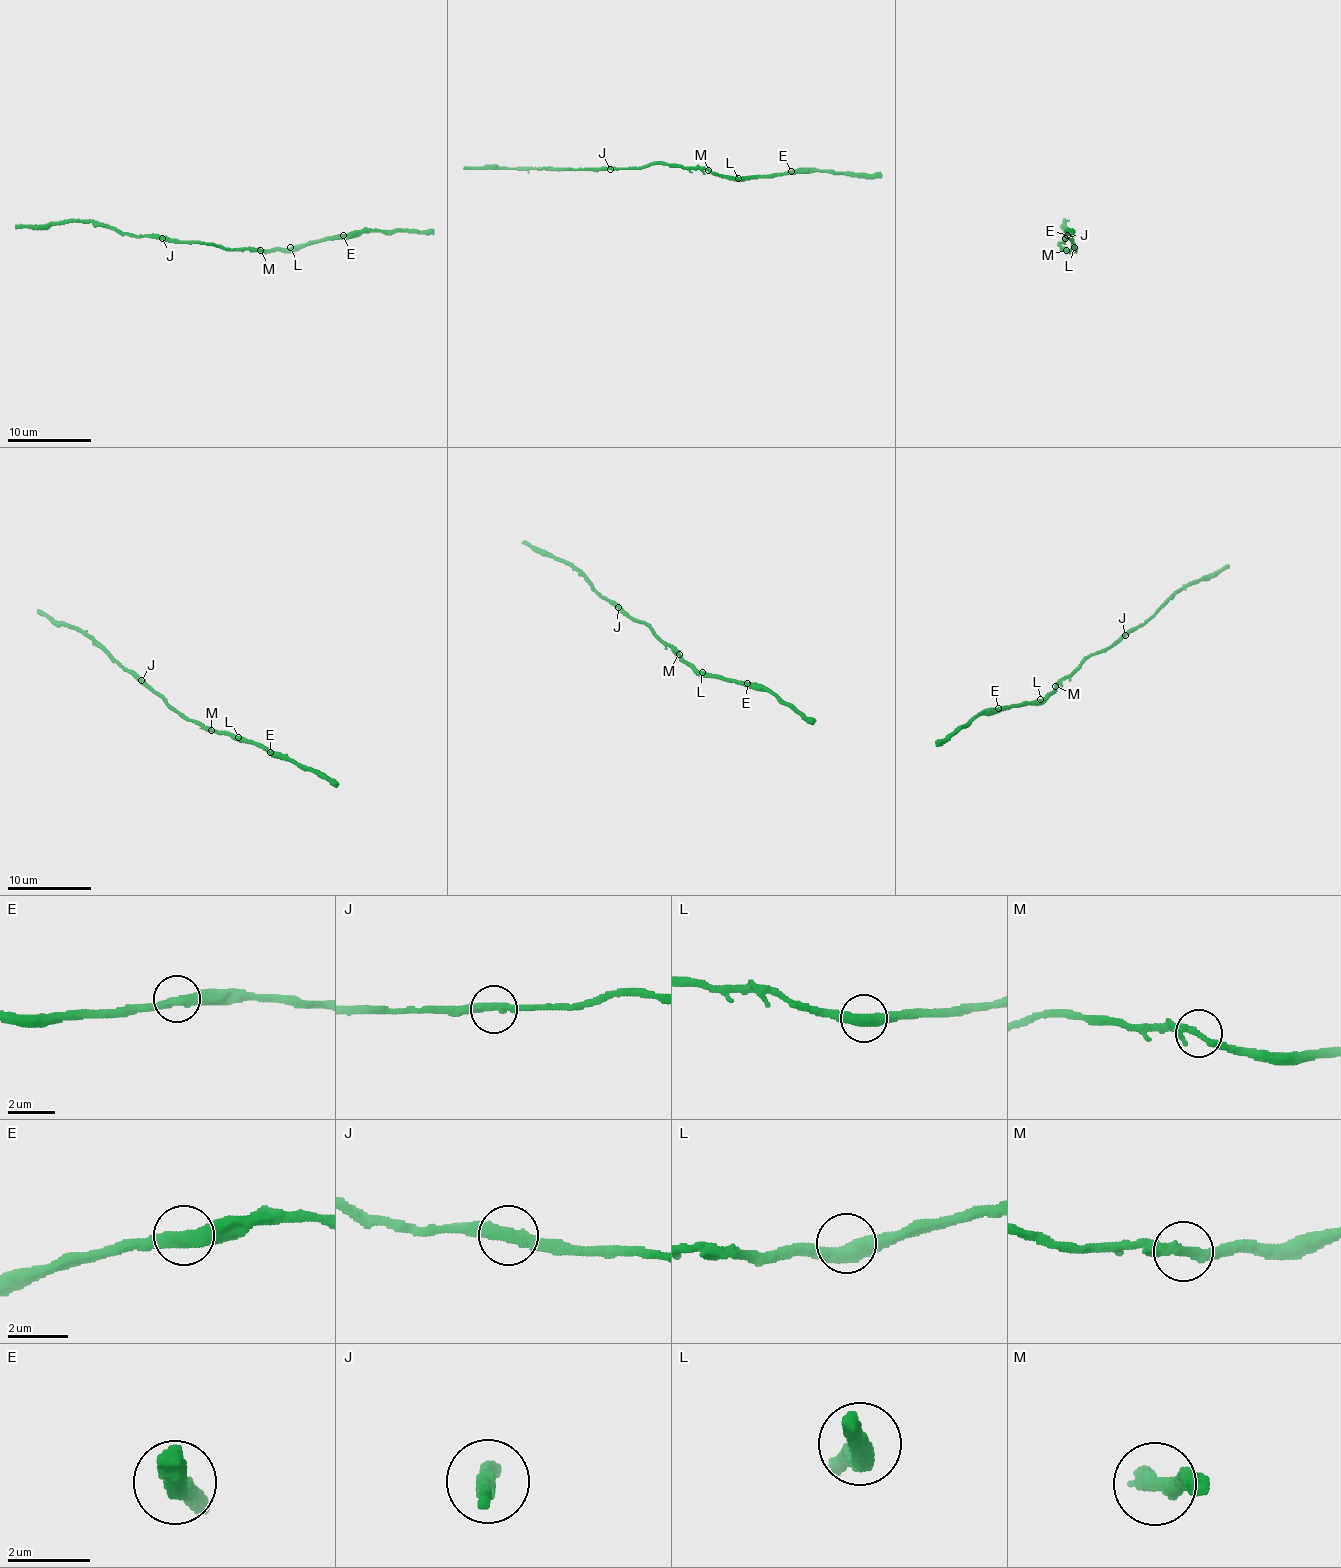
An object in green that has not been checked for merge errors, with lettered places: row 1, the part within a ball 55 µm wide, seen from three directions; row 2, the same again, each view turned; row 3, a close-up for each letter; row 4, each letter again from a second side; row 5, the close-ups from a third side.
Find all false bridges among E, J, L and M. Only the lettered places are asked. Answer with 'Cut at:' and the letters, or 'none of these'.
Cut at: none of these

